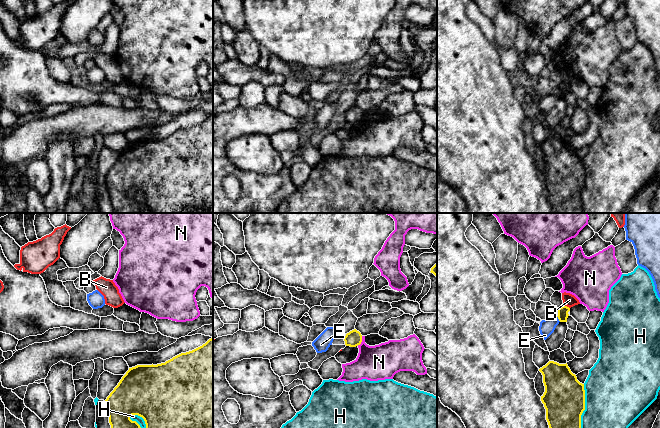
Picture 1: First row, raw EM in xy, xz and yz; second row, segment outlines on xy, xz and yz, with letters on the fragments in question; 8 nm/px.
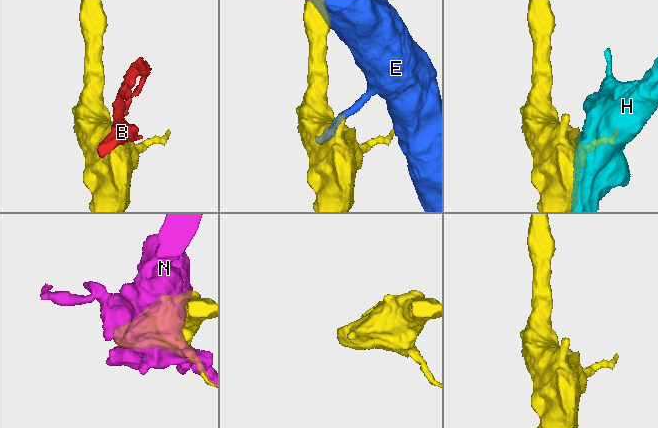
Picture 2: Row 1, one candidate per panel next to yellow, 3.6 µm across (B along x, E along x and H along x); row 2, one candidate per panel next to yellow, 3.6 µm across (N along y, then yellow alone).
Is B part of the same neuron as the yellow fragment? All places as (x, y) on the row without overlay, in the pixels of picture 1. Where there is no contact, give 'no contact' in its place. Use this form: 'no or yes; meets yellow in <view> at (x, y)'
no; meets yellow in yz at (566, 82)

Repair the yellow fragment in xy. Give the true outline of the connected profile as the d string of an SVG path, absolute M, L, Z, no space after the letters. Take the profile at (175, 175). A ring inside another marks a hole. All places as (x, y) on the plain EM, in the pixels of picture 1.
M213 113L202 122L192 127L181 129L165 139L157 141L137 141L129 144L118 161L105 176L105 183L115 213L140 213L143 209L147 209L150 213L213 213ZM132 191L142 193L145 197L146 204L142 205L136 197L132 197L130 195Z

